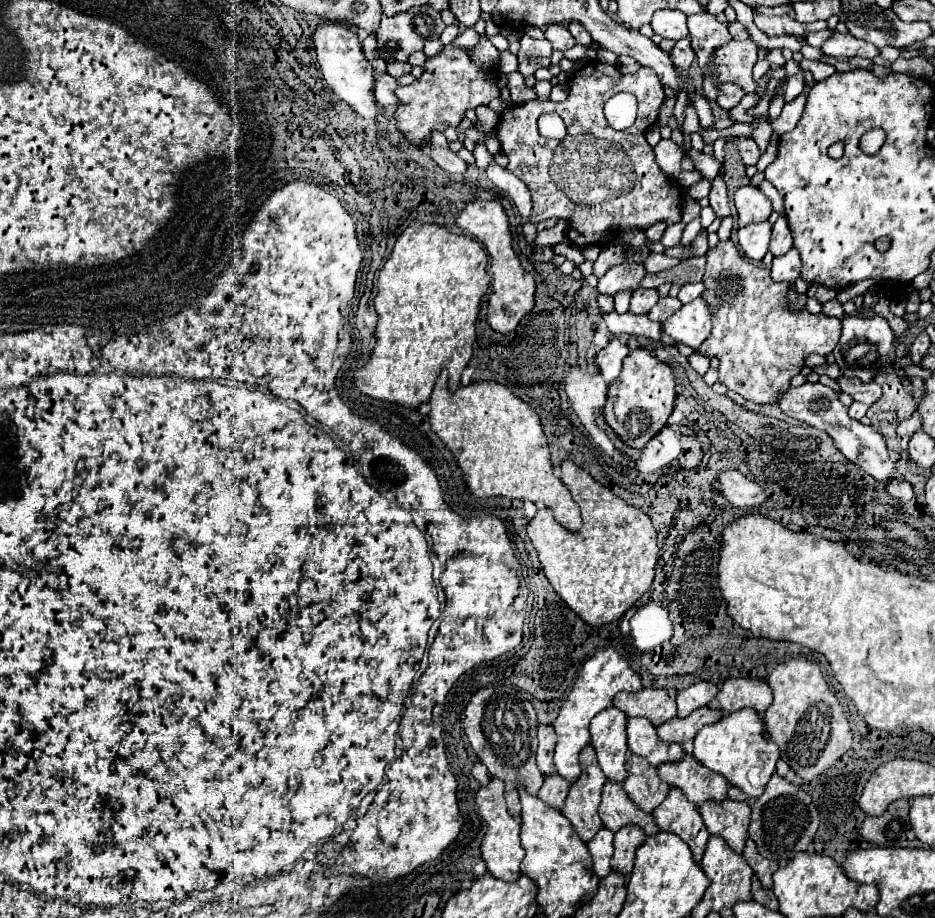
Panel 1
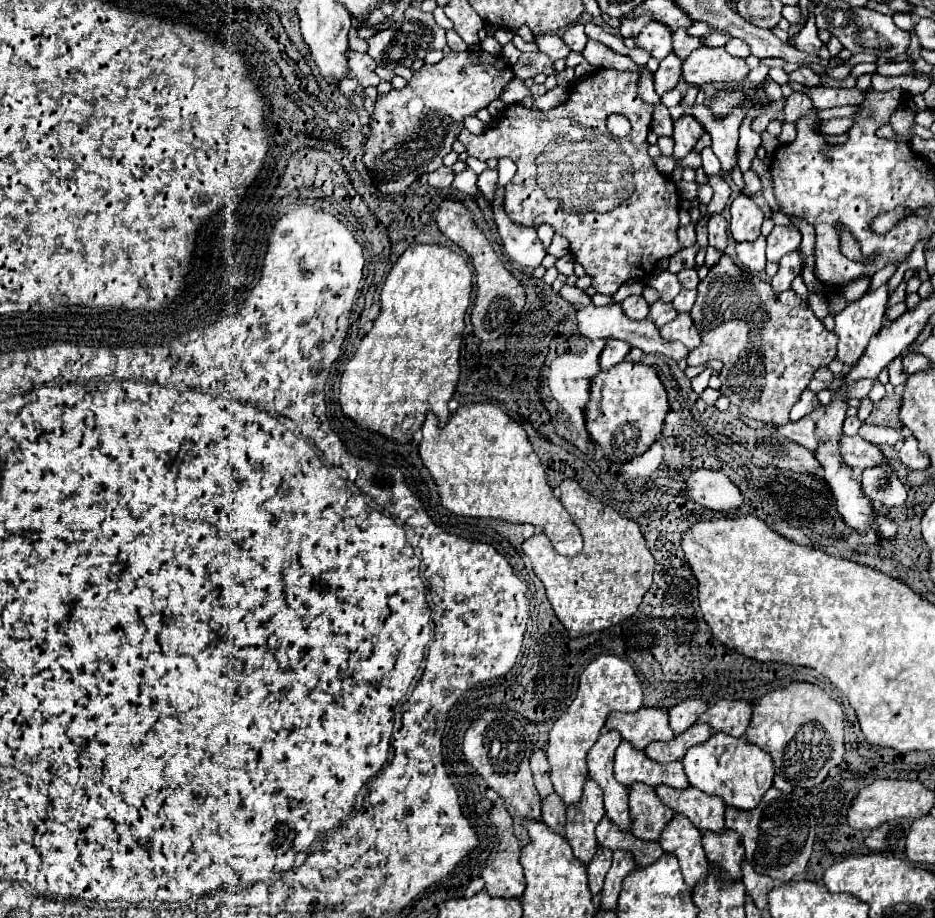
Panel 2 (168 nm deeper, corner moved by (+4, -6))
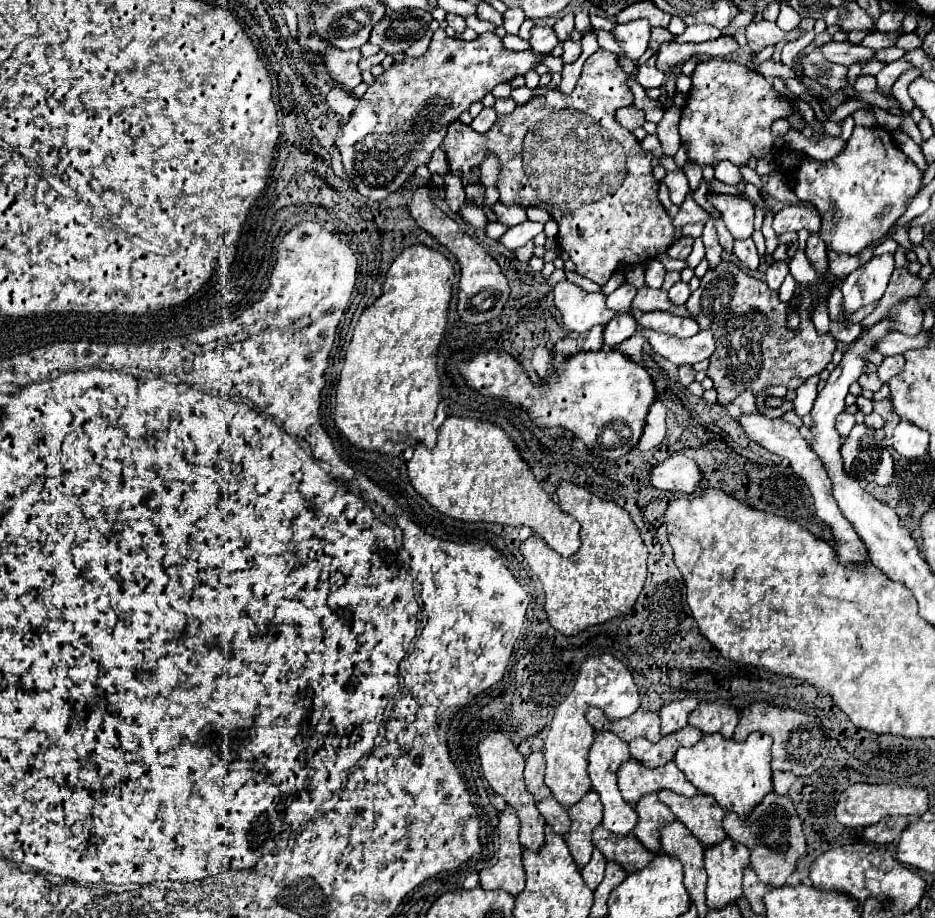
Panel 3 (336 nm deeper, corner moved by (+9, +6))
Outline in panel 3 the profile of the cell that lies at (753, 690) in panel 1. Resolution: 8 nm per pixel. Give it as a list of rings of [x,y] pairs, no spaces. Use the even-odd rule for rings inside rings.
[[[701,702],[691,714],[689,724],[697,726],[701,732],[721,732],[725,738],[733,736],[733,730],[739,722],[739,712],[731,704],[721,702]]]

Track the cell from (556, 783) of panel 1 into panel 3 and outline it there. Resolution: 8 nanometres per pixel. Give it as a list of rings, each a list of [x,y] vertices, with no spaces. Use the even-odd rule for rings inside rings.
[[[553,796],[545,798],[543,802],[537,802],[537,808],[539,812],[543,814],[545,822],[553,828],[553,832],[565,836],[569,832],[569,826],[571,826],[571,820],[567,816],[567,810],[563,806],[559,806],[559,802],[555,802]]]

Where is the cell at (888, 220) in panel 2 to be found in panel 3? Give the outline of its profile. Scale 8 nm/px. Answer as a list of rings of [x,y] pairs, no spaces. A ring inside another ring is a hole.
[[[893,226],[877,244],[873,244],[873,246],[867,246],[865,250],[861,250],[857,256],[847,256],[847,254],[837,254],[837,252],[833,252],[833,250],[829,250],[827,252],[827,256],[829,256],[829,270],[831,270],[831,274],[835,276],[835,278],[839,278],[839,280],[843,280],[847,274],[851,274],[853,270],[857,270],[859,266],[863,266],[865,262],[869,262],[871,260],[871,256],[873,256],[873,250],[879,246],[879,244],[883,244],[885,240],[889,240],[893,234],[895,234],[895,230],[897,230],[897,226]]]

